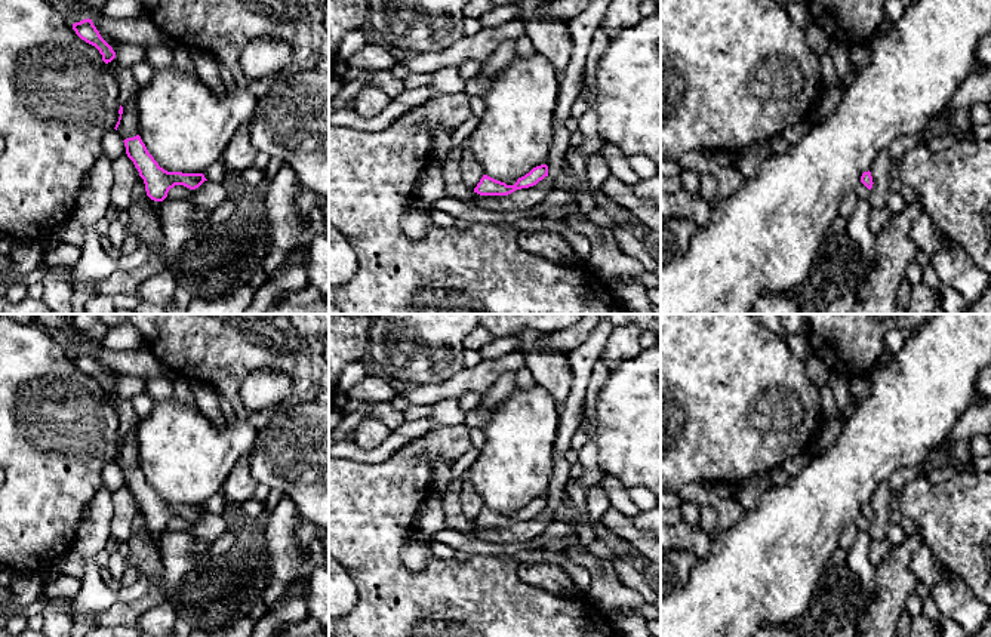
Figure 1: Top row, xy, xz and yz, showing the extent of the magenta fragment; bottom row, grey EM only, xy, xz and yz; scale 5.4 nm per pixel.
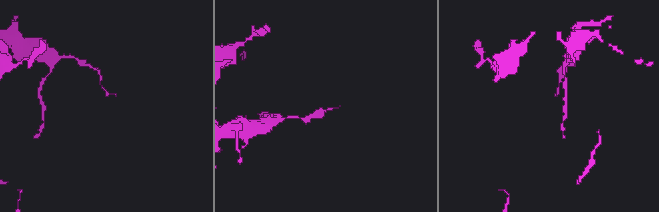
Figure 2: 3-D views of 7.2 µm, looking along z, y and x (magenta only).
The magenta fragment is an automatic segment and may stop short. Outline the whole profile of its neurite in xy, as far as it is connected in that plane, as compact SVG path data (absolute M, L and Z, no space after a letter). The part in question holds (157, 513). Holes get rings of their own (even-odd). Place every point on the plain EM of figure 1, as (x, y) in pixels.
M139 467L127 470L123 474L127 489L133 493L139 508L144 511L147 527L154 533L163 533L169 521L175 517L196 521L207 513L203 505L167 504L160 499Z

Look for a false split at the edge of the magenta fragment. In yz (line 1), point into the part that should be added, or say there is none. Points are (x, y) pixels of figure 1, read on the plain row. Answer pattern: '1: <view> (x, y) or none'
1: none

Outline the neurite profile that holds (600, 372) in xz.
M598 360L594 366L593 375L590 378L588 387L587 387L587 394L585 394L585 406L584 406L584 413L590 418L594 419L594 406L597 401L598 391L601 387L606 384L609 376L609 369L604 363L604 360Z

